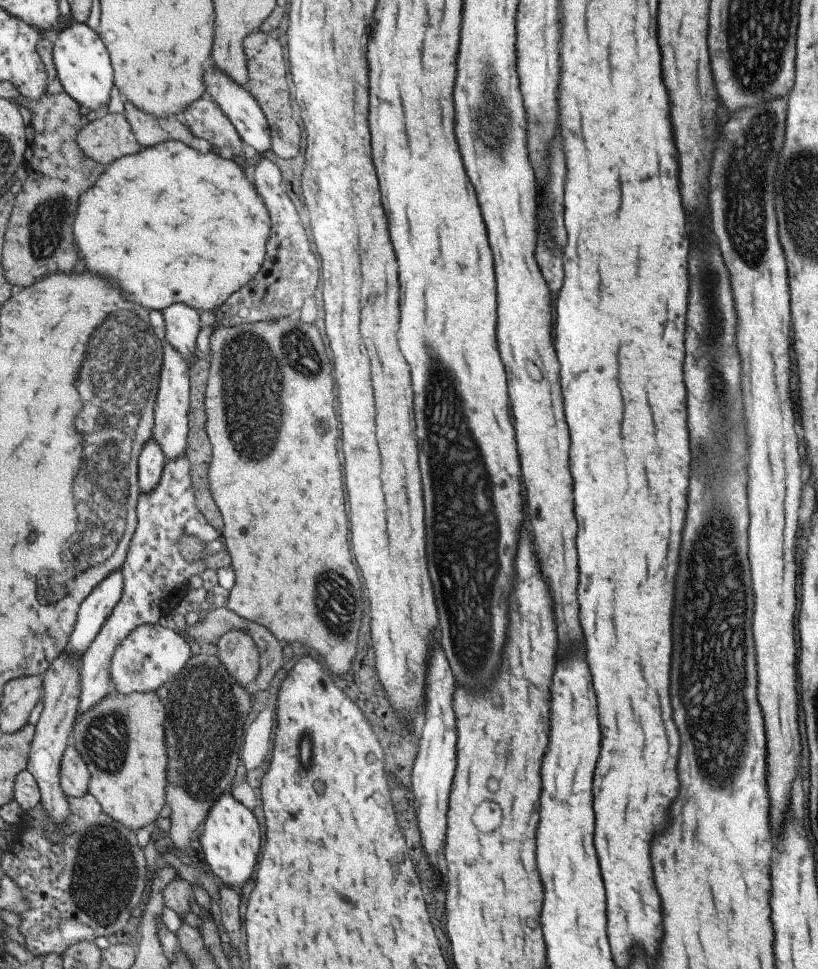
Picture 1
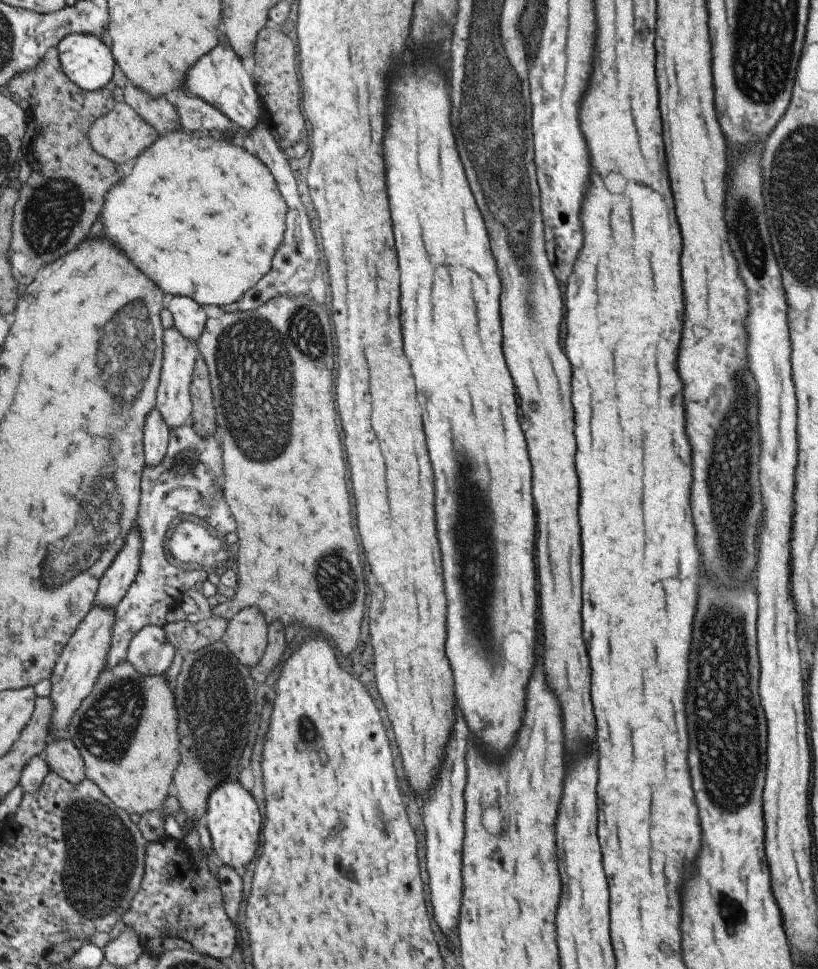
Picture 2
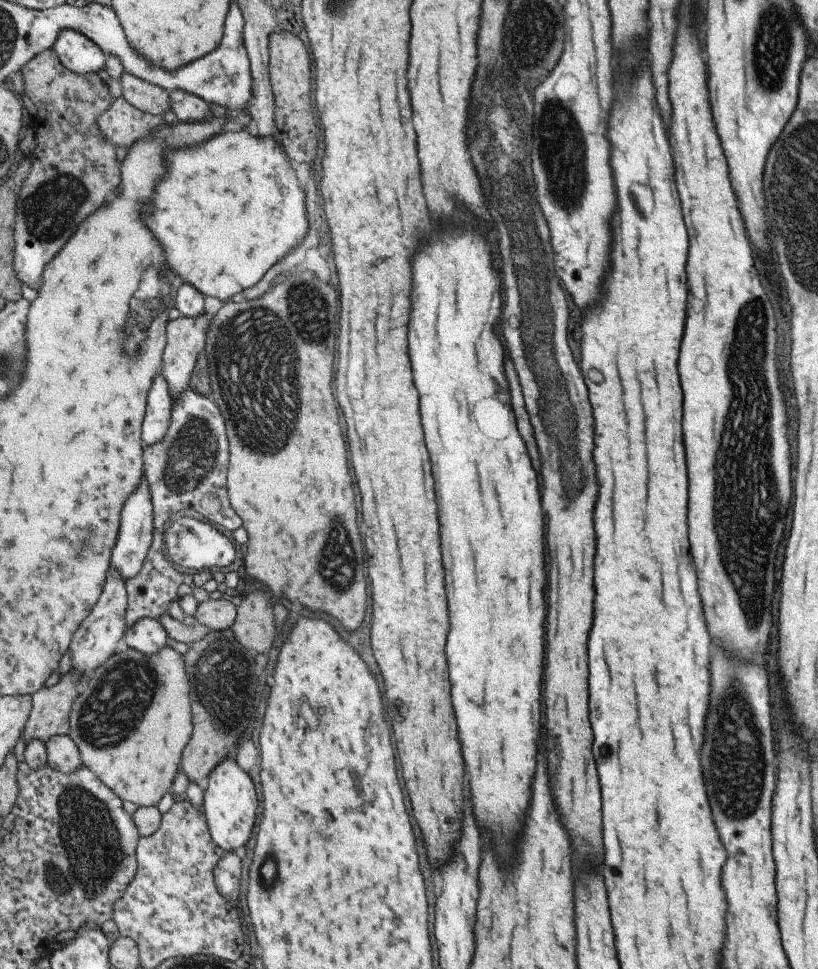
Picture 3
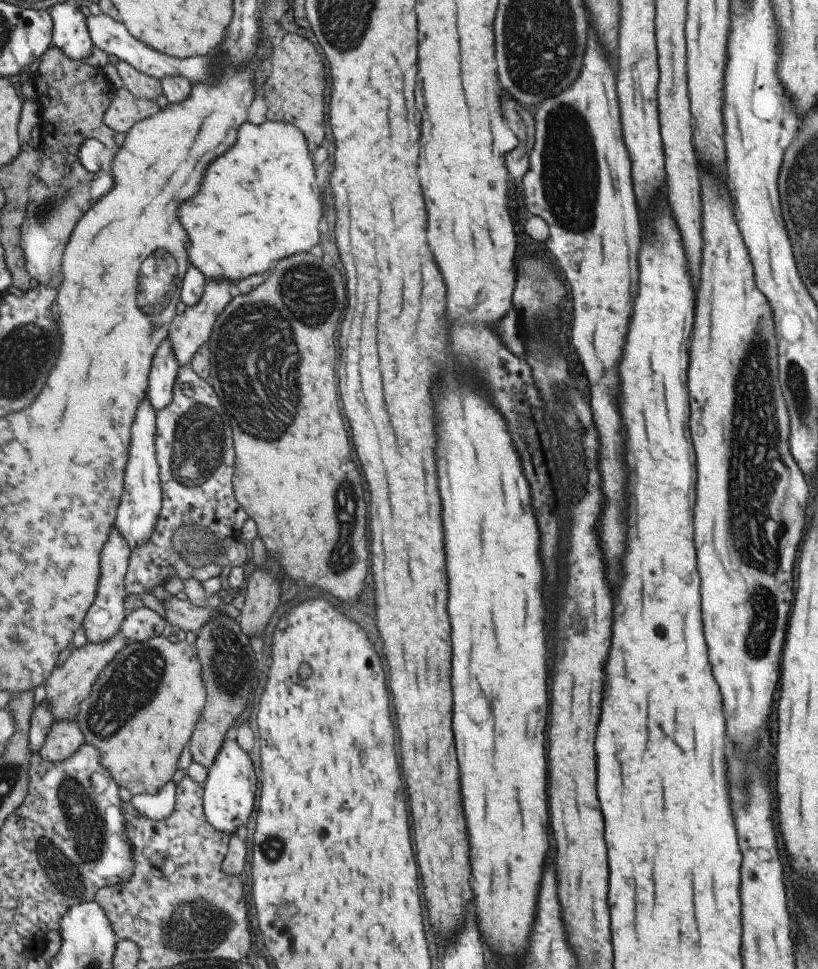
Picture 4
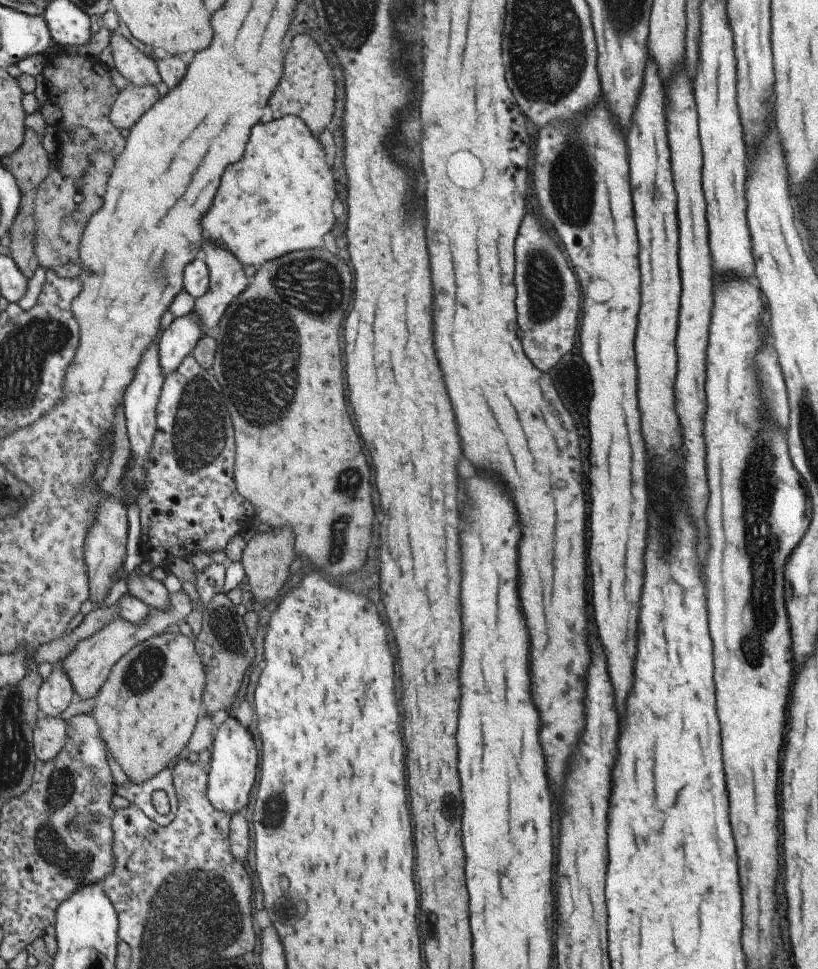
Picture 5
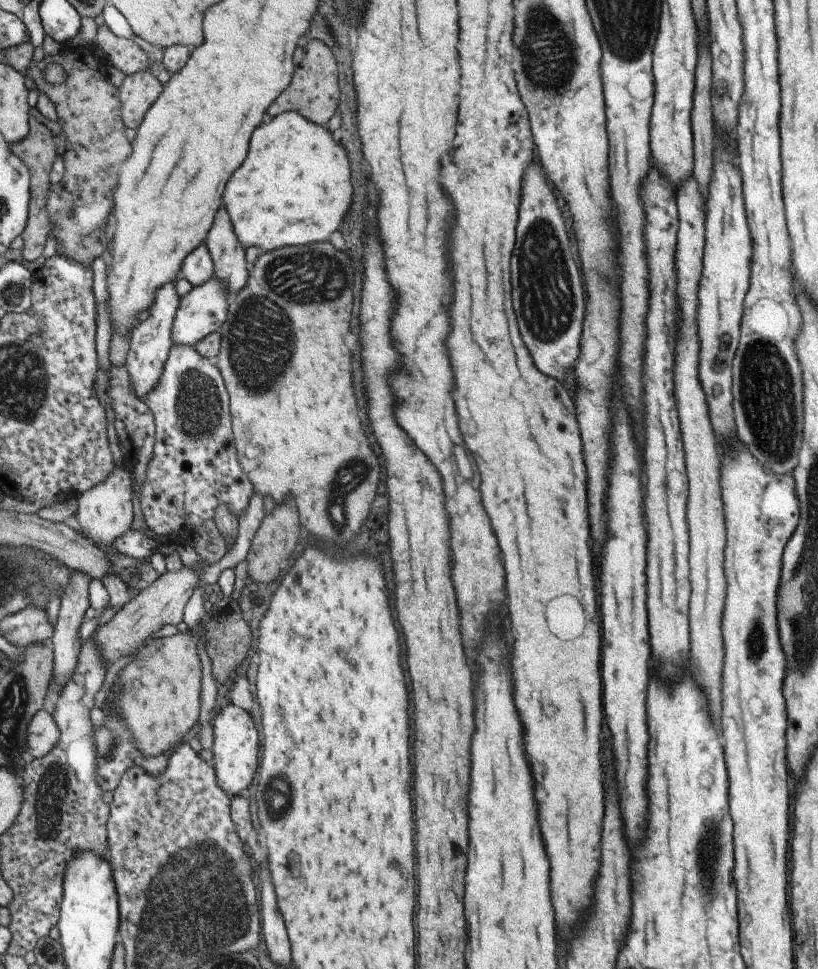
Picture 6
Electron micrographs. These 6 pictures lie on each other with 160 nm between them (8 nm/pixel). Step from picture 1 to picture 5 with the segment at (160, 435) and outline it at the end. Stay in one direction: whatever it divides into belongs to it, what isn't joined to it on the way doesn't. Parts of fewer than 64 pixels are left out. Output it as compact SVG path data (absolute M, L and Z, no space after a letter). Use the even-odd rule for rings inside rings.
M207 241L203 244L201 258L204 260L208 270L208 287L202 297L195 300L193 311L195 311L203 321L204 334L215 335L215 328L221 322L221 316L225 314L224 310L235 300L235 297L245 290L247 278L243 273L243 268L238 258L229 252L223 245L218 245L213 241Z

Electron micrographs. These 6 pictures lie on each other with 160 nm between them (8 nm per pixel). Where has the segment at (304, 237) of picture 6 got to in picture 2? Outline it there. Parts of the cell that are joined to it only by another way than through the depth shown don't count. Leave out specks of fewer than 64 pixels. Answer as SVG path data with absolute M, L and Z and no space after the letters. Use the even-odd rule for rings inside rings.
M184 128L169 131L166 135L159 137L137 159L132 172L124 176L123 182L119 186L115 186L107 196L105 232L111 240L115 240L115 244L119 244L119 248L123 248L127 252L127 256L131 256L131 260L135 260L135 264L139 264L139 268L143 272L147 272L153 278L158 287L172 296L193 297L200 305L215 304L215 306L221 307L237 301L269 272L273 253L284 239L287 206L285 206L281 194L277 192L277 184L275 184L273 175L263 160L259 160L254 154L247 153L243 147L233 144L231 139L215 140L215 138L206 135L196 138Z

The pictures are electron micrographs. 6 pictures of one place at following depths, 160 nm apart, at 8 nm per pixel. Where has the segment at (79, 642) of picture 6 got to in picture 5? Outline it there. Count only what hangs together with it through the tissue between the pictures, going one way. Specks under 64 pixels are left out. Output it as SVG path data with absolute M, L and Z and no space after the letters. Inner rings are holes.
M63 661L53 665L50 676L44 680L38 694L38 704L41 716L58 717L61 712L65 712L71 702L77 699L76 692L71 684Z

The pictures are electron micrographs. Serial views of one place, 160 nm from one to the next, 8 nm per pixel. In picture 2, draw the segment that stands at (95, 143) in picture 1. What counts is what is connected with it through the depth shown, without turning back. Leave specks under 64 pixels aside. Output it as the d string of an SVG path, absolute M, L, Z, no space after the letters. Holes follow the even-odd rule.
M125 100L117 102L115 108L91 127L90 141L94 149L101 155L114 160L116 164L123 164L127 160L139 158L142 152L149 148L160 136L158 128L146 121Z

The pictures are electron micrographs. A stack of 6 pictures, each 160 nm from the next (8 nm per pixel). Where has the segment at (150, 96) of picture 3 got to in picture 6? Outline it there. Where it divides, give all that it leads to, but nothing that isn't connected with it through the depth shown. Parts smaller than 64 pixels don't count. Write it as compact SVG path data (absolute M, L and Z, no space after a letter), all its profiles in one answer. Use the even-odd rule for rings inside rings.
M103 23L99 25L95 43L106 54L109 63L125 76L149 71L151 62L147 58L147 52L137 42L117 37Z

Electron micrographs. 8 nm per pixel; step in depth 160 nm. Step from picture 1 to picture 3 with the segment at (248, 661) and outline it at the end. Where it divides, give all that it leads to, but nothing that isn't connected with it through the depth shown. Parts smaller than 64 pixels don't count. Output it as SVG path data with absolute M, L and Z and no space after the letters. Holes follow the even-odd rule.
M261 590L249 592L236 607L231 634L243 648L258 655L269 650L275 632L269 596Z

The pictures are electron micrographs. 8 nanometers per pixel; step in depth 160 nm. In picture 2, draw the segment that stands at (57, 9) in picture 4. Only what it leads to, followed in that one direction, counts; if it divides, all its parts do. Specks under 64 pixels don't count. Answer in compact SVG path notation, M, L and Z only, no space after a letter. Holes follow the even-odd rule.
M73 33L59 43L58 49L64 71L81 88L96 91L113 80L114 52L97 35Z

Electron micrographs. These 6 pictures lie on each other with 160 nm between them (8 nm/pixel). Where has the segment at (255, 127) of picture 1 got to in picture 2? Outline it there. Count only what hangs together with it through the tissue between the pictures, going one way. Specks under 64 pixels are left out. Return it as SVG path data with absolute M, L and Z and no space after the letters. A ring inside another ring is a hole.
M221 36L219 38L219 48L215 52L207 52L203 60L191 72L187 74L187 84L184 84L184 90L191 95L202 98L213 108L216 108L223 116L226 116L231 122L235 122L239 127L248 132L261 121L261 101L253 77L248 70L248 63L241 60L239 56L229 48L227 40Z

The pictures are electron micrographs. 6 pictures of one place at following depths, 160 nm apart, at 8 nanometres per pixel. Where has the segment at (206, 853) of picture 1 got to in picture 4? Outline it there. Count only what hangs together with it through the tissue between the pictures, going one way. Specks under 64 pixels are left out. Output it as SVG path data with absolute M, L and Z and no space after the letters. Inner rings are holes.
M233 735L222 742L218 756L214 759L213 766L208 768L207 776L202 783L205 788L203 808L209 824L219 832L227 832L228 835L235 833L241 824L245 825L245 820L249 818L253 810L257 786L255 786L255 774L253 774L251 760Z

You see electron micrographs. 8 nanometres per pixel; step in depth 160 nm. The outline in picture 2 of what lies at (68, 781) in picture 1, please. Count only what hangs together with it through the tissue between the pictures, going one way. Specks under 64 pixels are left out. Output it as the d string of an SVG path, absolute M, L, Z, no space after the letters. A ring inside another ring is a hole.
M69 736L53 739L43 754L53 771L73 784L86 779L86 764L82 752Z

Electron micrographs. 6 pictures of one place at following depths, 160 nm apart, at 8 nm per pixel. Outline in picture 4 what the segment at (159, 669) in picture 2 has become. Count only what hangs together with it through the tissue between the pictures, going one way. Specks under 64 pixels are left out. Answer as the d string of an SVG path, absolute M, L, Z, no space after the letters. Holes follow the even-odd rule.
M139 607L135 611L129 612L122 626L122 634L130 643L147 642L162 636L166 618L157 614L155 610L148 607Z

